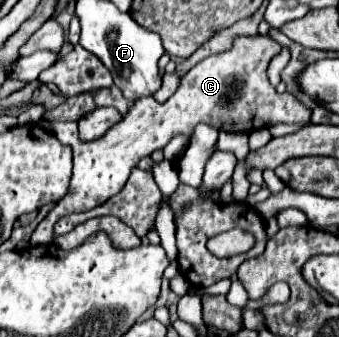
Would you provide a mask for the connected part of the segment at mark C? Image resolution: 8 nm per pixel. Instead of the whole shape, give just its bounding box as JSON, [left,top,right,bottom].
[30,35,310,245]

